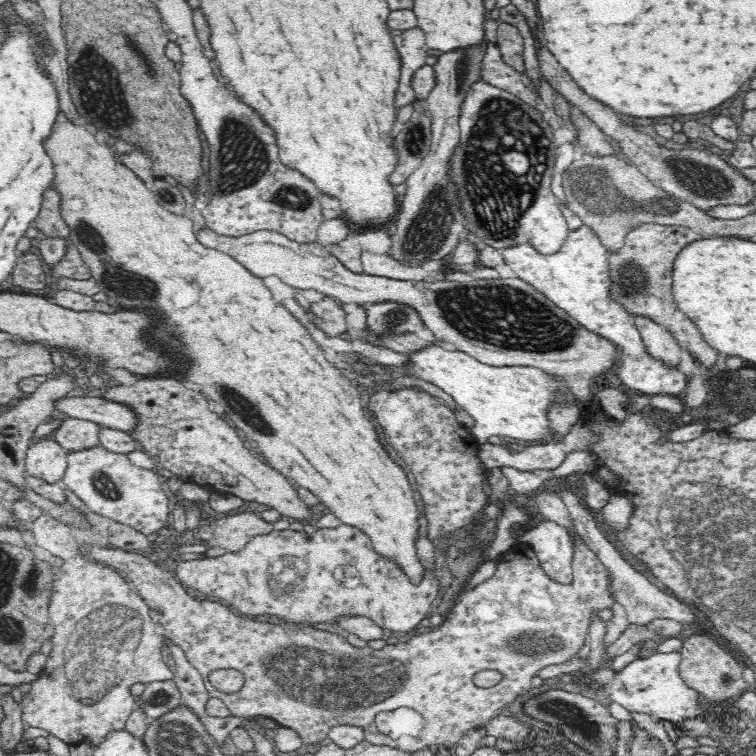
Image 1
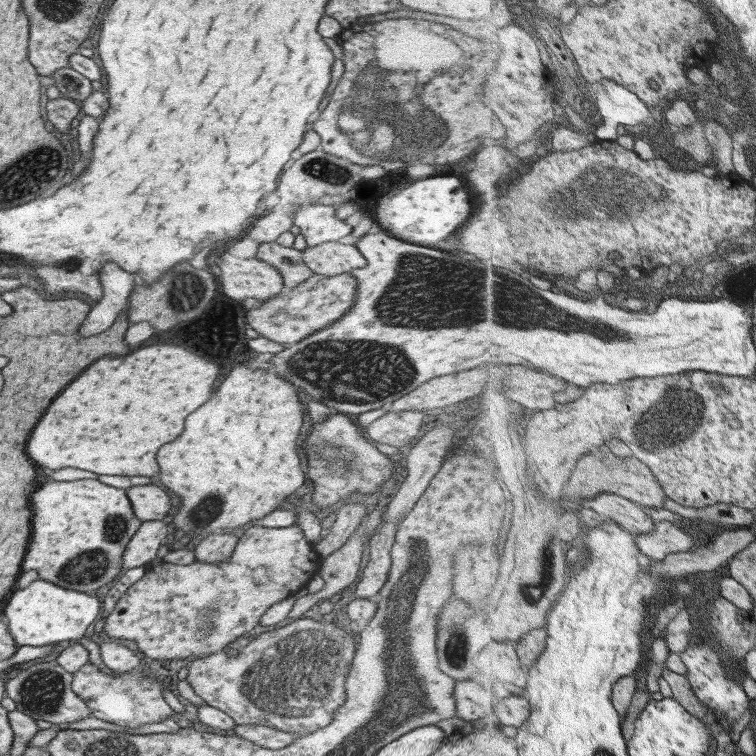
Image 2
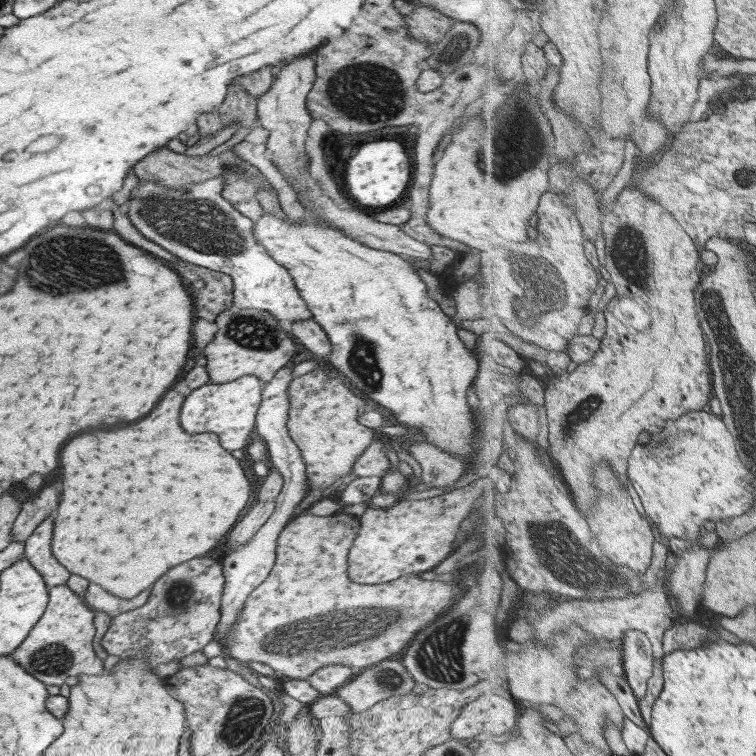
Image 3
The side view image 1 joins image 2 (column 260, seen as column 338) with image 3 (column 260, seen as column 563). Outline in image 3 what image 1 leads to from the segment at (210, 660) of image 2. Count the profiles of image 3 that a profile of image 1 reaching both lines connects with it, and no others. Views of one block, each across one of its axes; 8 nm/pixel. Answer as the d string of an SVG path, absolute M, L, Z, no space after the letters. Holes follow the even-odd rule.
M301 514L278 535L276 558L270 574L244 601L232 630L232 644L225 651L240 663L261 661L280 674L281 680L307 680L324 666L340 664L357 671L386 661L392 654L402 652L420 630L440 614L450 610L462 598L465 588L448 578L423 580L412 573L384 585L358 586L348 578L348 550L360 530L360 518L334 514L314 516Z

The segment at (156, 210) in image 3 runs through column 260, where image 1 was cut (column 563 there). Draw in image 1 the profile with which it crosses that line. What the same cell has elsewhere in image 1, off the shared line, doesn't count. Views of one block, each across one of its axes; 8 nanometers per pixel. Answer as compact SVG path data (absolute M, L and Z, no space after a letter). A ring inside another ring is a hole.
M583 224L579 229L569 230L565 243L554 254L540 254L531 244L525 242L501 251L505 263L520 280L539 290L586 330L598 333L619 348L620 358L614 374L622 381L625 389L648 396L671 394L673 397L686 389L690 376L648 354L630 313L624 305L612 301L608 272L610 253L589 226Z

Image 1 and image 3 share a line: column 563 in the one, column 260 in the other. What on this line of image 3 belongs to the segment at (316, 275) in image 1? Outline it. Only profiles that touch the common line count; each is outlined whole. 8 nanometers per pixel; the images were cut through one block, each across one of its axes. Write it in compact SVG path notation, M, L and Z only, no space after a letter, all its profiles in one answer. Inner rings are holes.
M232 304L216 317L216 324L218 332L212 338L212 344L204 348L208 358L207 372L213 384L230 383L250 375L256 376L265 385L279 368L286 367L296 353L293 336L268 311L238 308Z

